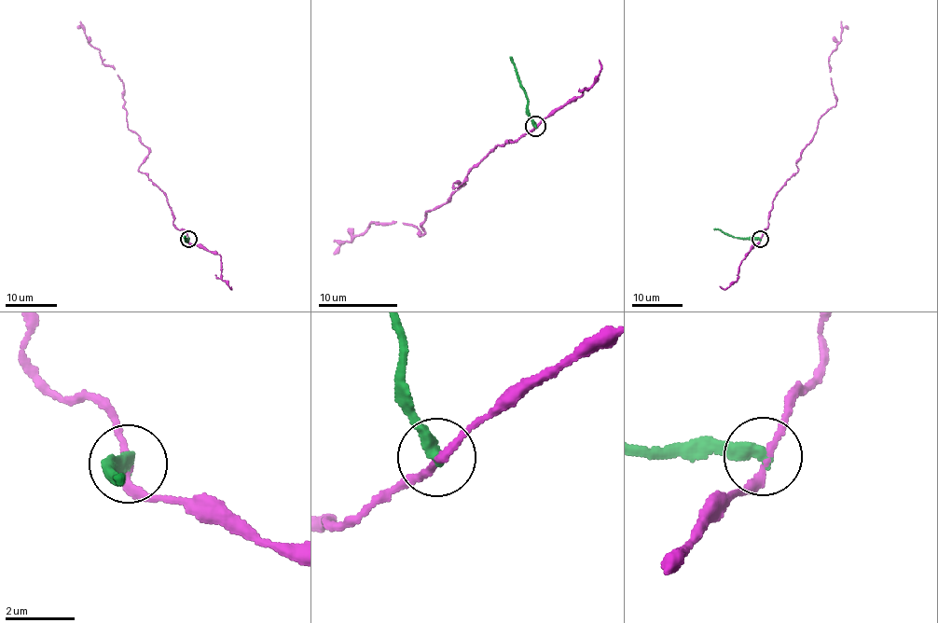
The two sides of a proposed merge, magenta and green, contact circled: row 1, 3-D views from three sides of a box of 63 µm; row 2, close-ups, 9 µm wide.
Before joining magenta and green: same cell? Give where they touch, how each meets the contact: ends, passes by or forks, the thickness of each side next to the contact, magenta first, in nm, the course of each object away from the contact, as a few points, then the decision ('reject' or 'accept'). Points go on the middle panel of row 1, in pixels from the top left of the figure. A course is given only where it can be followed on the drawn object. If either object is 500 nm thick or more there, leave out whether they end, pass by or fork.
(535, 126) | magenta passes by | green ends | 170/400 nm | magenta via (534, 126), (453, 183), (462, 183), (427, 211), (423, 234), (374, 221), (333, 255) | green via (535, 127), (527, 107), (527, 93), (510, 56) | reject

